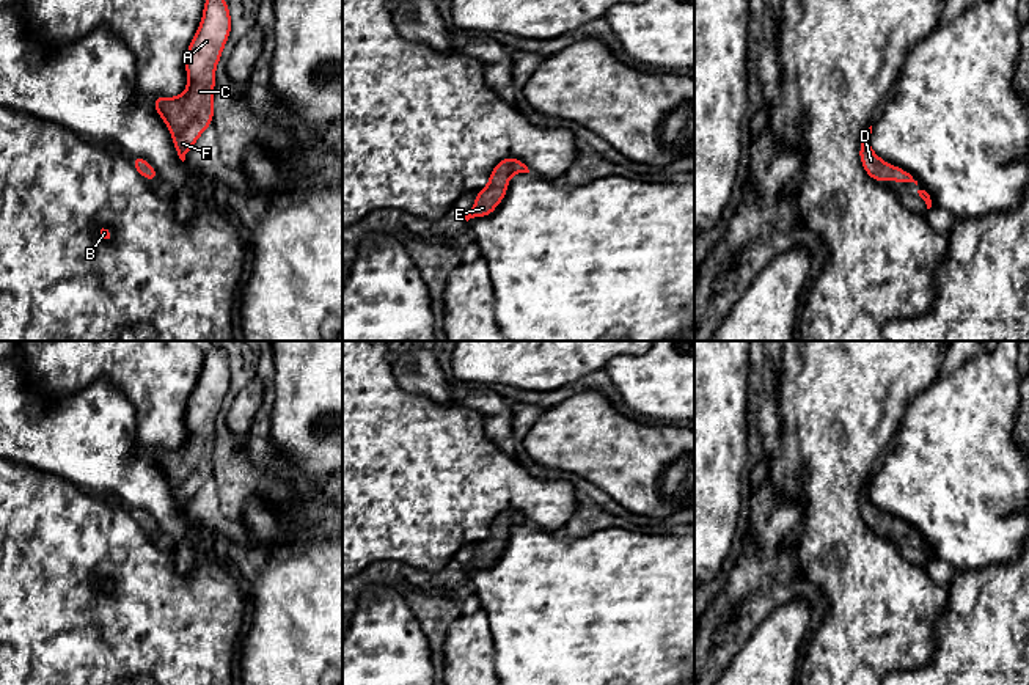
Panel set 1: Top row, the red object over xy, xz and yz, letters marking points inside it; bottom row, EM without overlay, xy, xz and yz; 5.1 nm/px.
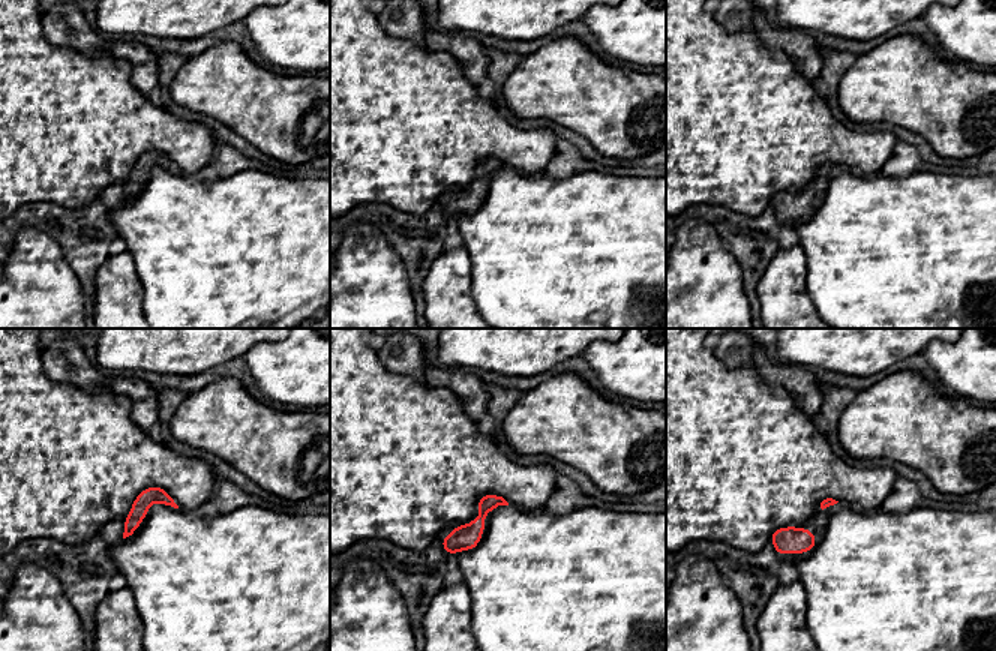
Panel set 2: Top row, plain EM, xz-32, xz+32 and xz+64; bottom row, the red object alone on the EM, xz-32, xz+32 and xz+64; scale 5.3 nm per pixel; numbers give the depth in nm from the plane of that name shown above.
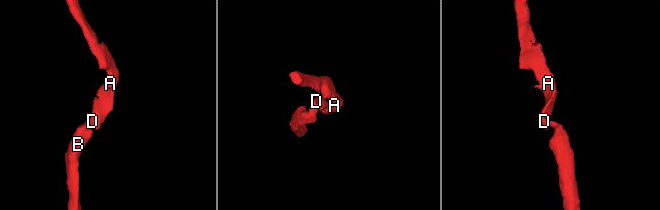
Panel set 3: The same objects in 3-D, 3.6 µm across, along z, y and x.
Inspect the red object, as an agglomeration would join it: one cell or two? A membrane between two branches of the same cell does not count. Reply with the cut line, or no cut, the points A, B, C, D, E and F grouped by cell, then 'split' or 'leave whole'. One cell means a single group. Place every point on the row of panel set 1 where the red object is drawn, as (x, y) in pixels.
cut none; groups A B C D E F; leave whole

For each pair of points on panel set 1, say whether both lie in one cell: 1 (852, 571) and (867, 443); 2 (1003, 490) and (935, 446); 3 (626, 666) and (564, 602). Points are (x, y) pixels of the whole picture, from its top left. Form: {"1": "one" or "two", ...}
{"1": "one", "2": "one", "3": "one"}

